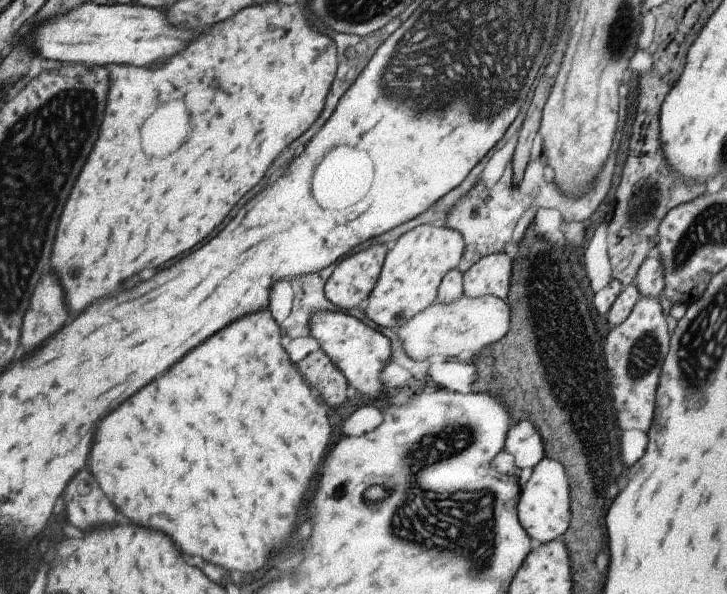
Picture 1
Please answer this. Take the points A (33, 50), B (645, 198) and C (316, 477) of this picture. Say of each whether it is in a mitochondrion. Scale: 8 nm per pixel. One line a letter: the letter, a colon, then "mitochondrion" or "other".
A: other
B: mitochondrion
C: other

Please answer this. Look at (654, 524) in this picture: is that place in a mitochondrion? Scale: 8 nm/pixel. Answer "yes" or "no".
no

